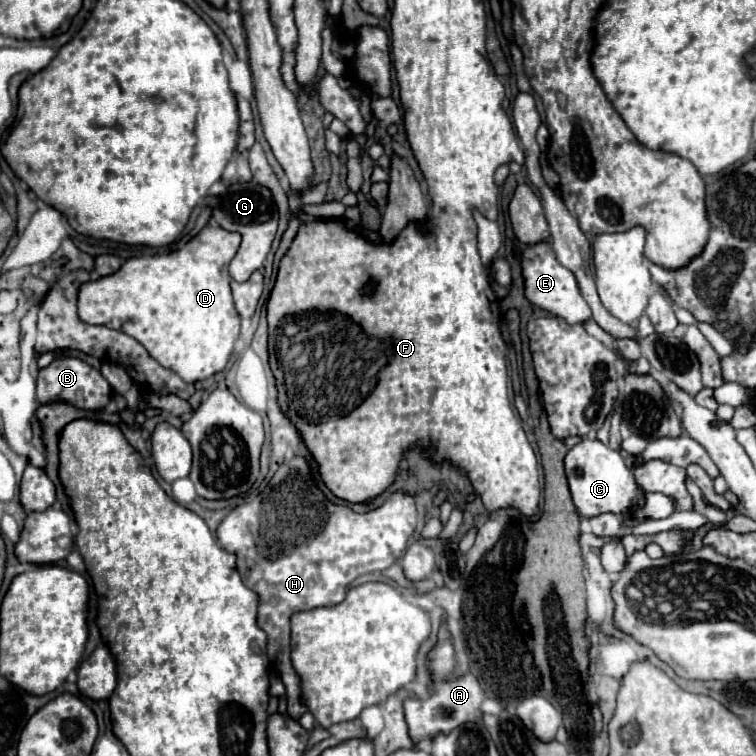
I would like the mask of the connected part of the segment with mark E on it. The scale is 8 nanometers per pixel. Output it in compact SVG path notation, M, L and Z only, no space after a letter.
M547 241L527 245L521 251L521 269L523 269L523 279L525 279L525 297L533 305L549 311L551 315L563 317L567 323L583 323L583 321L591 319L591 309L585 303L585 299L581 297L573 273L569 269L565 269L563 265L559 265L559 261L555 259L555 253Z

